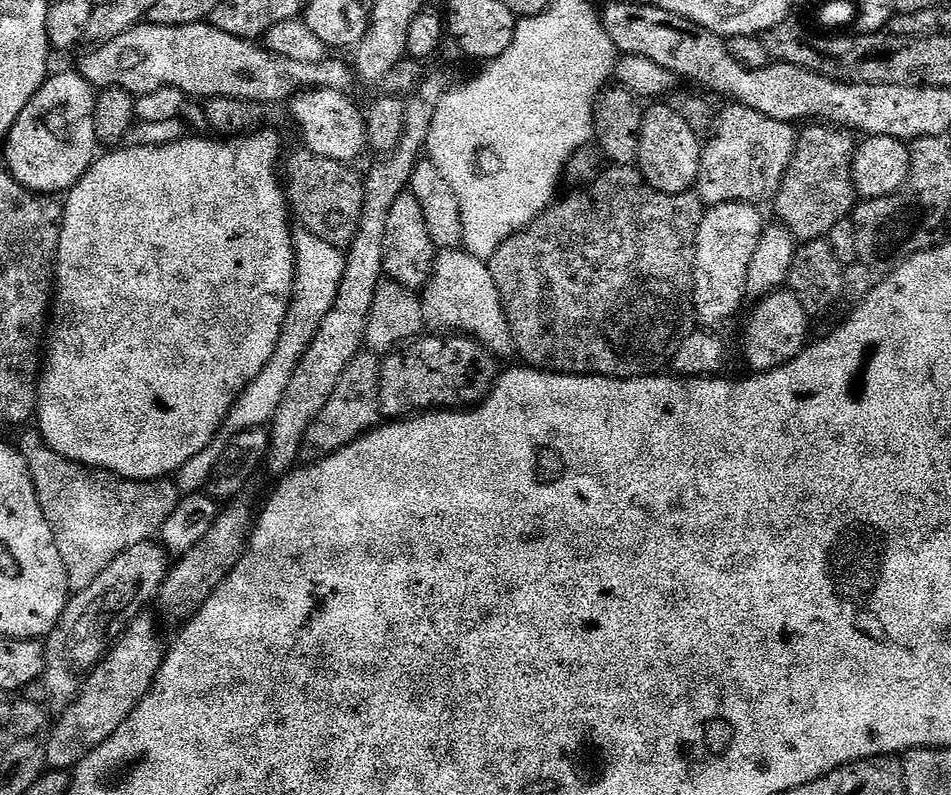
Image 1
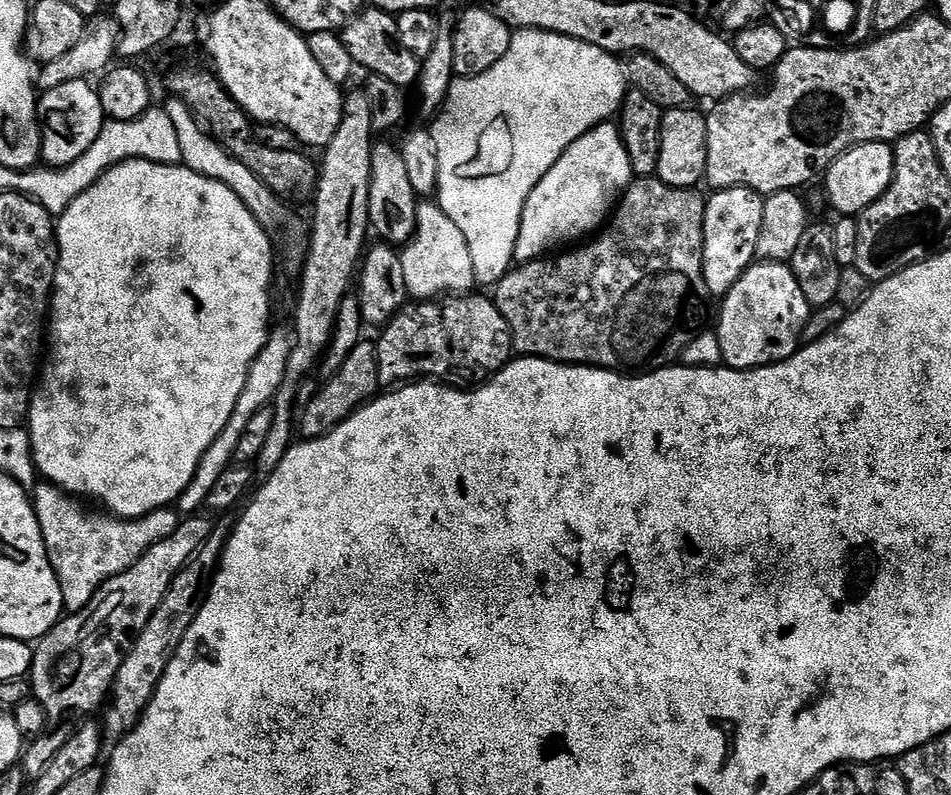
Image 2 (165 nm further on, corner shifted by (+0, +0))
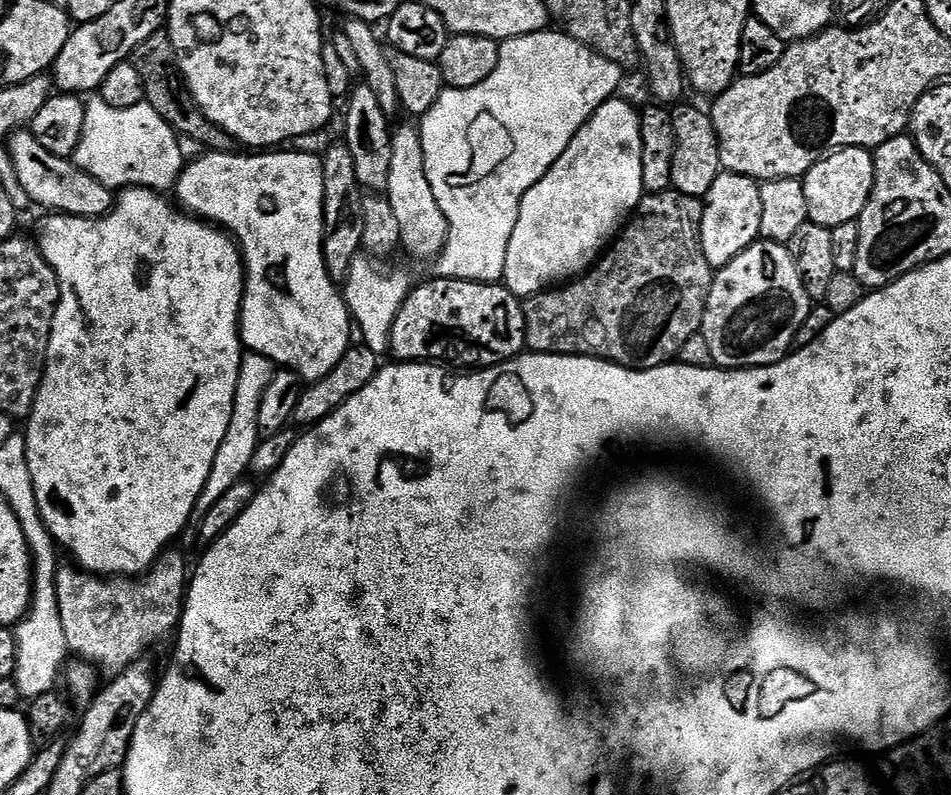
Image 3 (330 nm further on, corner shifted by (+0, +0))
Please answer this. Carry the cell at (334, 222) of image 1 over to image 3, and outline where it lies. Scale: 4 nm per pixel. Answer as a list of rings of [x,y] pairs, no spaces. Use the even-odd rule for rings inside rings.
[[[161,30],[150,34],[150,38],[146,38],[146,42],[142,42],[142,46],[138,46],[138,50],[132,52],[130,62],[142,78],[146,103],[154,106],[154,110],[158,110],[158,114],[162,114],[164,121],[177,134],[186,138],[194,138],[194,142],[198,142],[201,149],[204,150],[213,152],[237,151],[238,141],[230,134],[226,134],[226,130],[222,130],[217,124],[210,122],[206,118],[206,114],[202,114],[202,110],[194,102],[187,84],[184,83],[183,76],[180,75],[174,46],[170,42],[167,31]]]

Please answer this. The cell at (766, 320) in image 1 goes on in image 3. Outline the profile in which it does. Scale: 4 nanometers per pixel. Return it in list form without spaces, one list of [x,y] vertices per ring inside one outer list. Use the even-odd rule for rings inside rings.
[[[763,238],[712,277],[702,334],[717,368],[757,368],[783,360],[793,351],[796,335],[808,320],[814,302],[802,286],[802,274],[783,244]]]

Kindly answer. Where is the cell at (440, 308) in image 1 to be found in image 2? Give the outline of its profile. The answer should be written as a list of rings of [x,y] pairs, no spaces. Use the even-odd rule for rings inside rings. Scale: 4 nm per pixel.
[[[420,202],[416,206],[416,233],[408,239],[400,252],[402,258],[402,275],[406,278],[406,290],[413,301],[430,300],[441,294],[468,294],[478,284],[474,274],[474,258],[470,254],[470,246],[466,246],[466,238],[462,238],[462,230],[454,226],[454,222],[443,212],[439,203]]]

